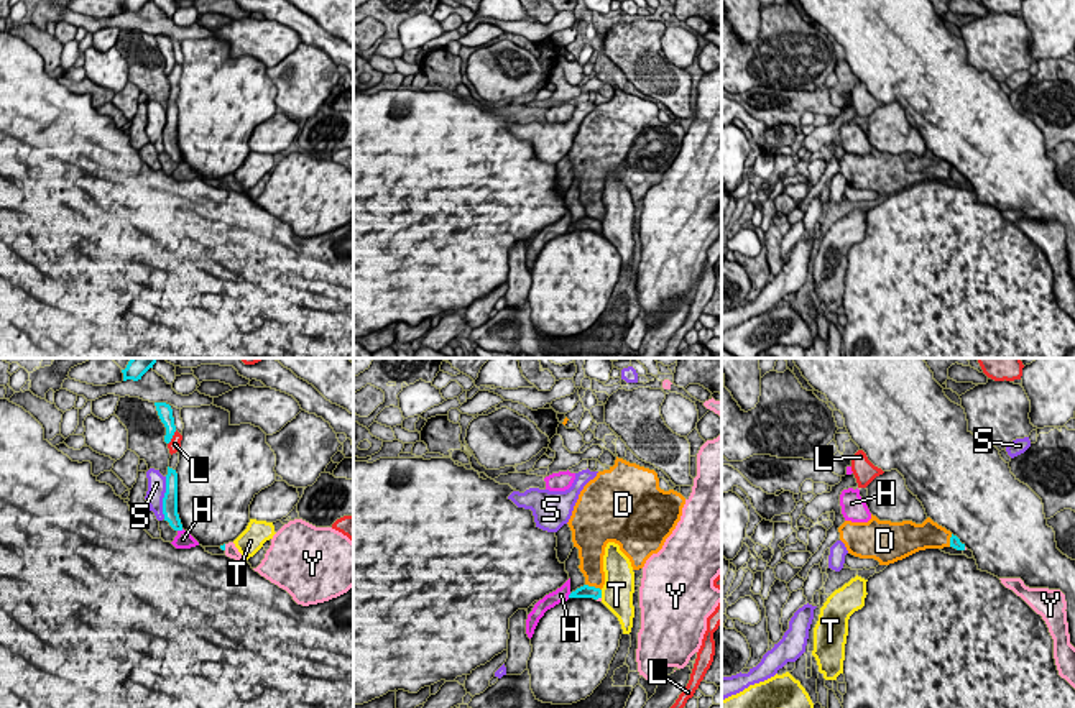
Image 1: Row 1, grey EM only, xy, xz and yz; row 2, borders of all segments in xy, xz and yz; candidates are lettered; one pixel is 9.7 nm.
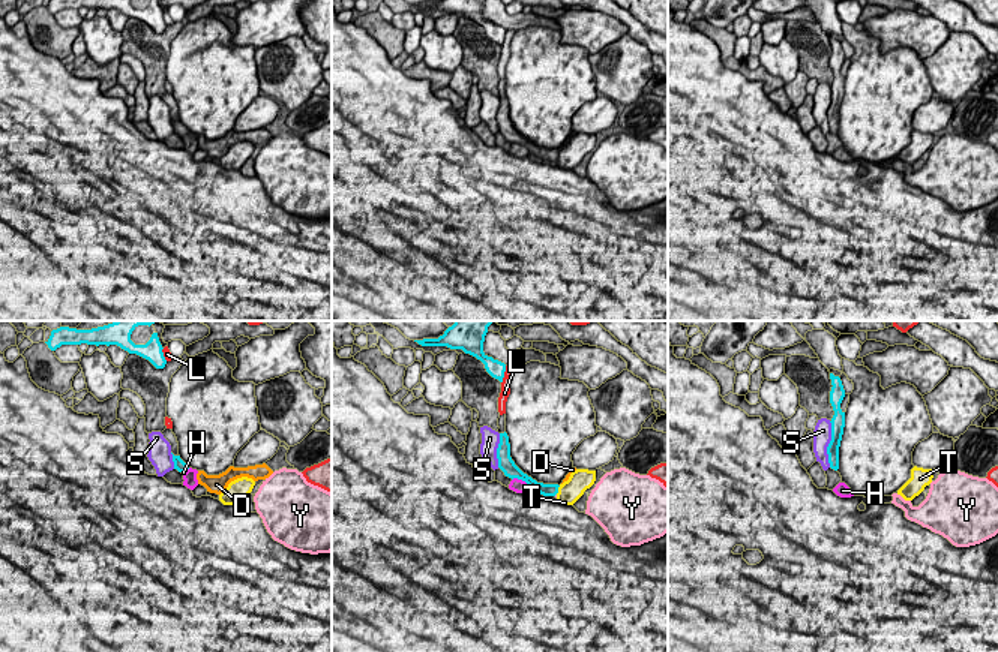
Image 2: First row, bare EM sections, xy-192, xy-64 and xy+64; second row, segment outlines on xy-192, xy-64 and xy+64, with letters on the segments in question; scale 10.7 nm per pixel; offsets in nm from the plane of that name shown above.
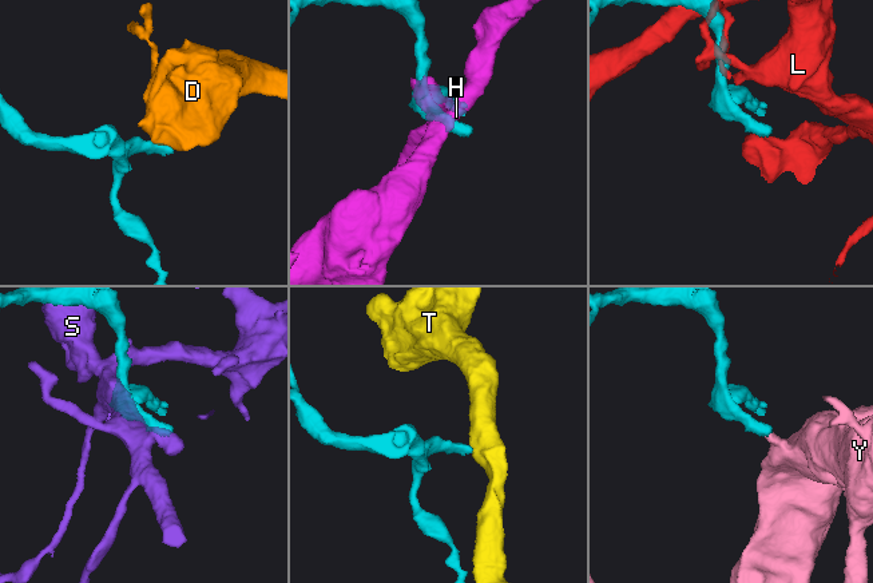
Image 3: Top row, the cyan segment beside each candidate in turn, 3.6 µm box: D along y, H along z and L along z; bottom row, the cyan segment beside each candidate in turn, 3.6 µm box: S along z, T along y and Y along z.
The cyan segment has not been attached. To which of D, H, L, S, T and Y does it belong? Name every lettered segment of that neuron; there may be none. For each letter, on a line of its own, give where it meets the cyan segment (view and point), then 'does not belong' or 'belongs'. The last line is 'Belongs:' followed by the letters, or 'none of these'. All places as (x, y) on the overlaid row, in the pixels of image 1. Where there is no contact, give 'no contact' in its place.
D: meets cyan in xz at (594, 587); does not belong
H: meets cyan in xy at (179, 529); does not belong
L: meets cyan in xy at (171, 437); does not belong
S: meets cyan in xy at (163, 498); does not belong
T: meets cyan in xz at (600, 593); does not belong
Y: meets cyan in xy at (224, 547); belongs
Belongs: Y

